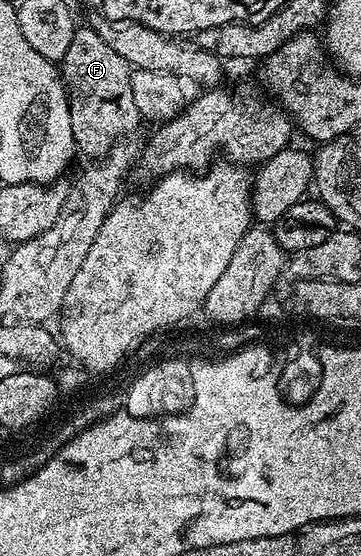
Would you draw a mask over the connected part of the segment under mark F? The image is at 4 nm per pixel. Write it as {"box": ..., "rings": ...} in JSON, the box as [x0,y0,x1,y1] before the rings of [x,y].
{"box":[59,25,142,157],"rings":[[[88,25],[78,26],[71,37],[71,45],[67,45],[67,53],[61,58],[59,74],[65,85],[65,96],[69,98],[71,113],[71,133],[78,152],[89,157],[100,157],[110,151],[120,139],[132,135],[138,130],[137,123],[142,122],[139,109],[135,109],[135,97],[131,97],[131,77],[133,71],[127,60],[106,44]]]}

